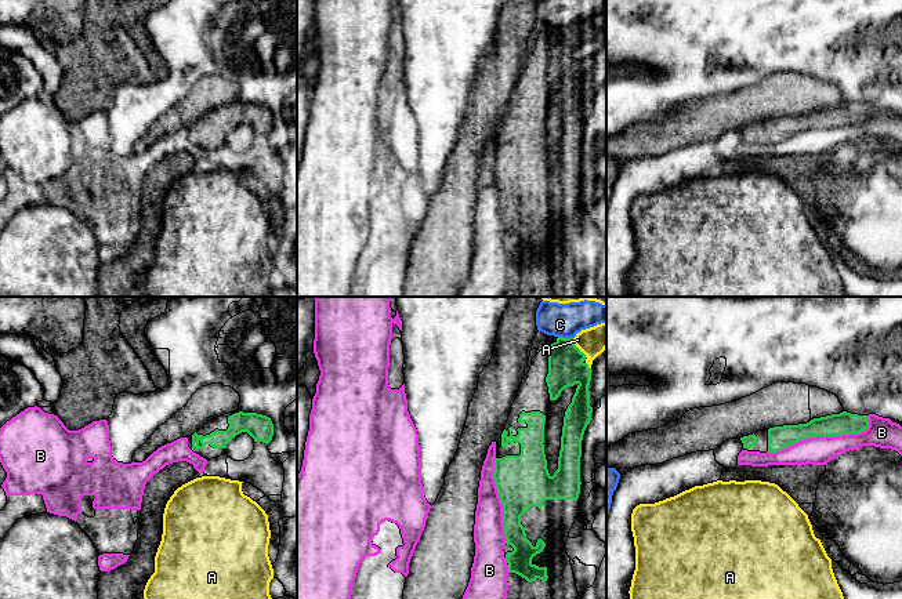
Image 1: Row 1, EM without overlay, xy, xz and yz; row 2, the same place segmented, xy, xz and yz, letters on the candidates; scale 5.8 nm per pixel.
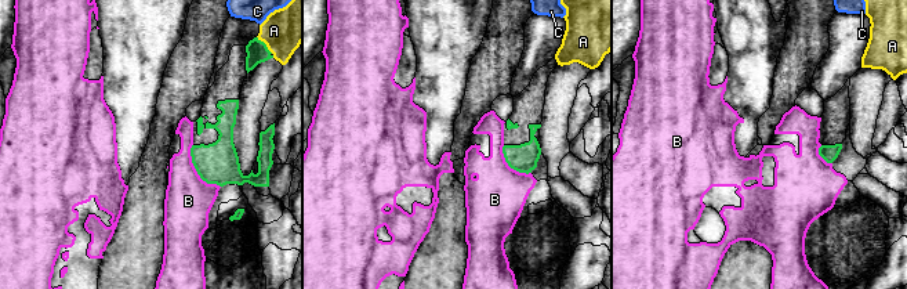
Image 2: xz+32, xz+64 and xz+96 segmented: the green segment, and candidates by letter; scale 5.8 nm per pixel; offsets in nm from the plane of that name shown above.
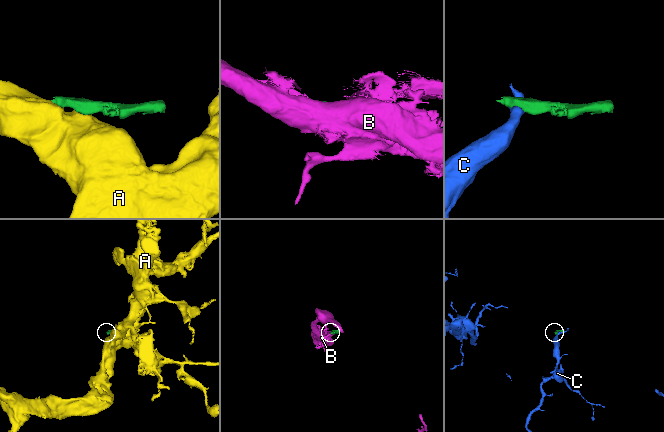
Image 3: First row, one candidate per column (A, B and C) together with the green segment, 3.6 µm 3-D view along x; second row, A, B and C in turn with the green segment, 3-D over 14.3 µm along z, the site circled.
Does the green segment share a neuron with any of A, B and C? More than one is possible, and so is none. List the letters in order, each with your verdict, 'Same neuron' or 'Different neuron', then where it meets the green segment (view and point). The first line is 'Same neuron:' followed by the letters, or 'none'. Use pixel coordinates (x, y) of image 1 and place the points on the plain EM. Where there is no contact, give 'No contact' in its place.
Same neuron: none
A: Different neuron. Touches green at xz (578, 39)
B: Different neuron. Touches green at yz (823, 126)
C: Different neuron. Touches green at xz (565, 29)

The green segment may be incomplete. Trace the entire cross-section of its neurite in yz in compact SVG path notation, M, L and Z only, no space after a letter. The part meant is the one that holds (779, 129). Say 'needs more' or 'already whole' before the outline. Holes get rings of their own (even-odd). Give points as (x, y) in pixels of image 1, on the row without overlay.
needs more | M843 102L840 105L814 109L807 115L757 121L753 126L740 128L740 131L743 134L743 141L776 144L808 128L861 124L865 123L867 117L867 106Z

